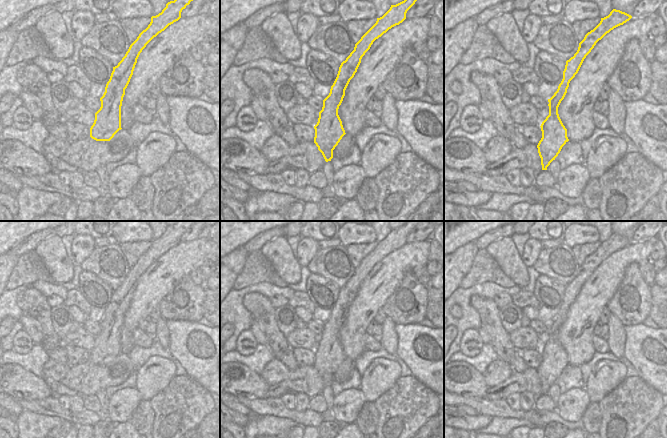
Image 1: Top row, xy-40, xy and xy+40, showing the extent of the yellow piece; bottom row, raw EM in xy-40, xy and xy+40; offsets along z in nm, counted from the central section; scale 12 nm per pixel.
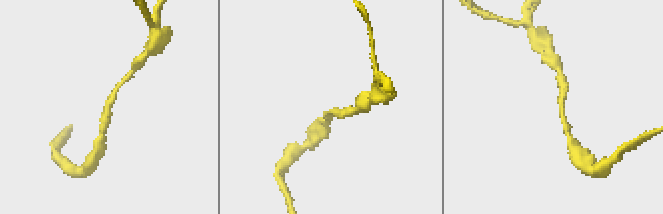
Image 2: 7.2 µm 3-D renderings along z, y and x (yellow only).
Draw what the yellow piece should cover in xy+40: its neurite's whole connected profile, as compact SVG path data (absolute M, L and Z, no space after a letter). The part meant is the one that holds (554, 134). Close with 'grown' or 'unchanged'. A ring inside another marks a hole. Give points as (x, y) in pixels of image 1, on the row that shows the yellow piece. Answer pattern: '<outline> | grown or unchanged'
M613 9L608 16L601 18L600 23L593 30L585 35L584 39L579 43L577 52L566 61L563 79L557 91L548 99L549 115L540 126L542 138L537 148L541 158L542 170L547 170L547 167L555 160L562 147L569 141L567 129L563 125L558 114L558 107L567 93L570 81L578 73L584 59L594 48L596 43L611 30L623 25L631 18L631 15Z | unchanged

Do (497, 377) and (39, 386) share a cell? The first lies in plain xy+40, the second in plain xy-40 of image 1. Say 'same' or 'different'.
different

